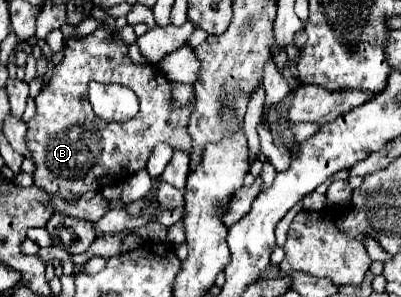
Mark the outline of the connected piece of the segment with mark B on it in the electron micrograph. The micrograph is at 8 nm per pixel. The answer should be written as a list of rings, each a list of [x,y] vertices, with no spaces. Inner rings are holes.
[[[97,29],[95,33],[81,37],[81,39],[67,39],[63,61],[55,67],[49,85],[35,97],[35,103],[37,103],[37,113],[27,125],[29,127],[27,129],[27,147],[37,165],[33,179],[35,179],[37,187],[41,187],[49,193],[57,193],[63,199],[73,199],[87,191],[101,191],[107,185],[119,185],[119,183],[127,181],[137,171],[145,169],[145,163],[157,143],[165,141],[173,149],[191,153],[193,141],[191,141],[187,125],[189,125],[189,115],[193,113],[195,97],[189,103],[185,103],[185,107],[177,107],[171,97],[171,81],[165,77],[165,73],[159,67],[135,65],[127,55],[127,45],[117,43],[113,39],[113,35],[107,33],[105,29]],[[89,81],[119,83],[119,85],[133,89],[141,101],[139,113],[125,123],[107,123],[107,121],[99,119],[93,113],[89,99],[87,99]]]

